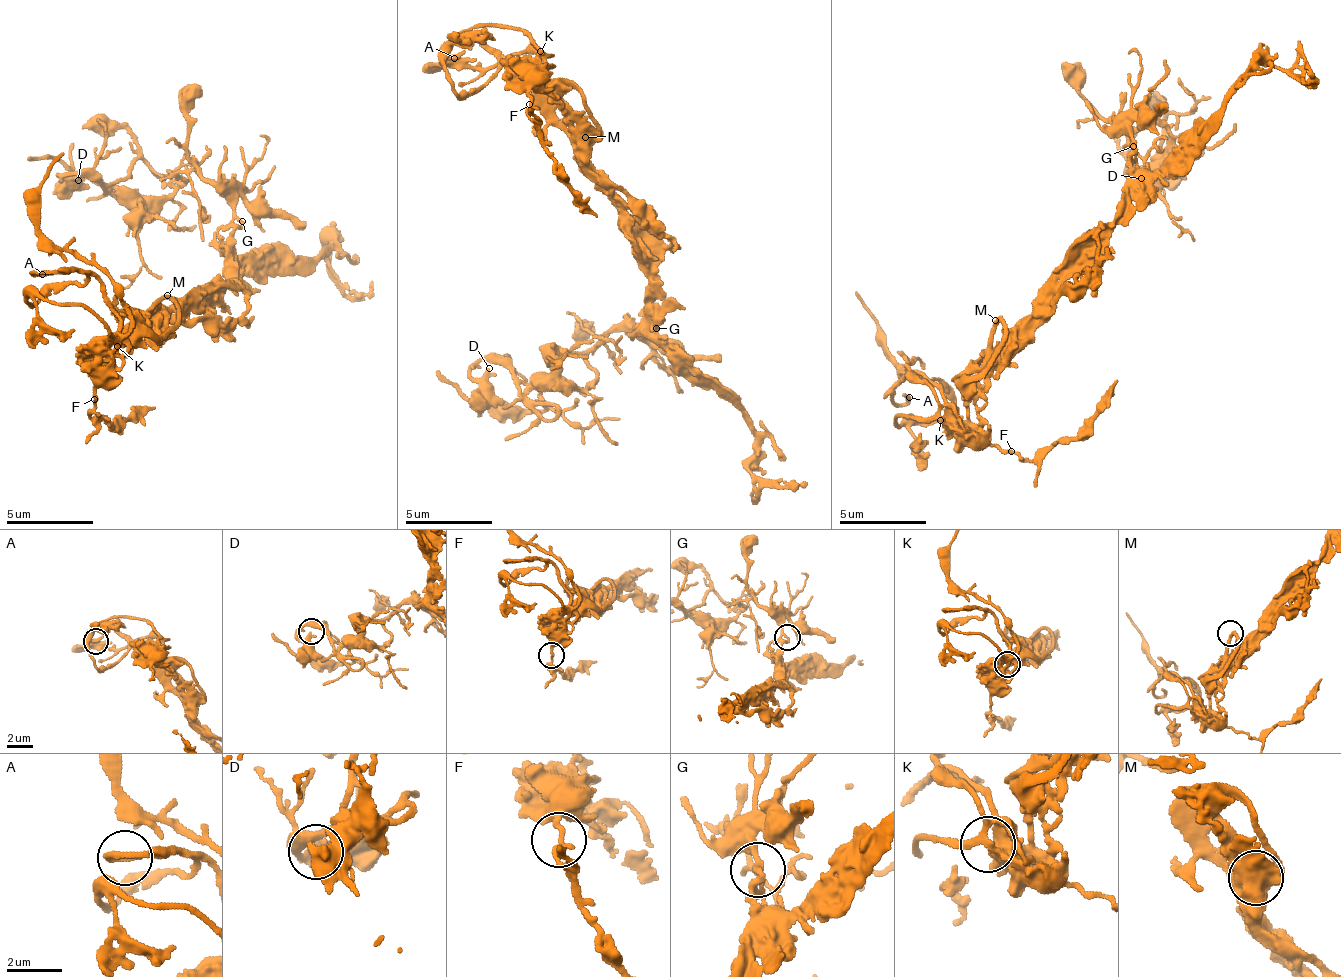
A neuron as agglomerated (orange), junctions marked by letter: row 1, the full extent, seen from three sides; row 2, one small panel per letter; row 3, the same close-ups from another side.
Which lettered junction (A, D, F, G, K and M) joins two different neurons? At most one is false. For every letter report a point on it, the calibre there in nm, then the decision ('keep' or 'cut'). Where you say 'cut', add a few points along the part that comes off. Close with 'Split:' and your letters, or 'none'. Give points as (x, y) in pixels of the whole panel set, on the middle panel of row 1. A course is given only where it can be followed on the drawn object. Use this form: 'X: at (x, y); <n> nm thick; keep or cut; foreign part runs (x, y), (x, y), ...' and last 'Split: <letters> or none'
A: at (454, 58); 200 nm thick; keep
D: at (489, 368); 260 nm thick; keep
F: at (529, 104); 170 nm thick; keep
G: at (656, 328); 190 nm thick; cut; foreign part runs (655, 327), (620, 329), (588, 355), (596, 380), (584, 387), (537, 384), (510, 406), (468, 396), (435, 369)
K: at (540, 51); 200 nm thick; keep
M: at (585, 137); 240 nm thick; keep
Split: G

